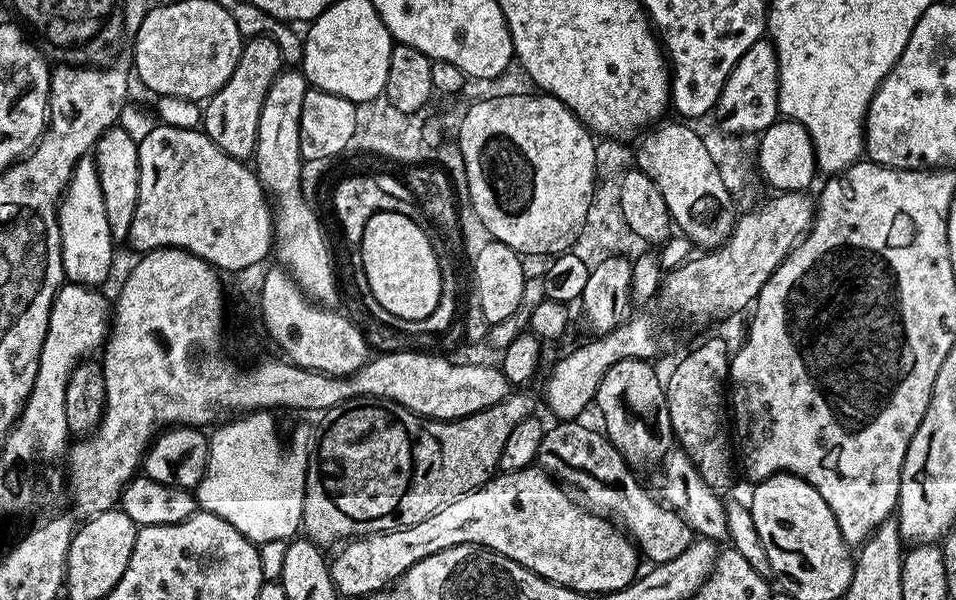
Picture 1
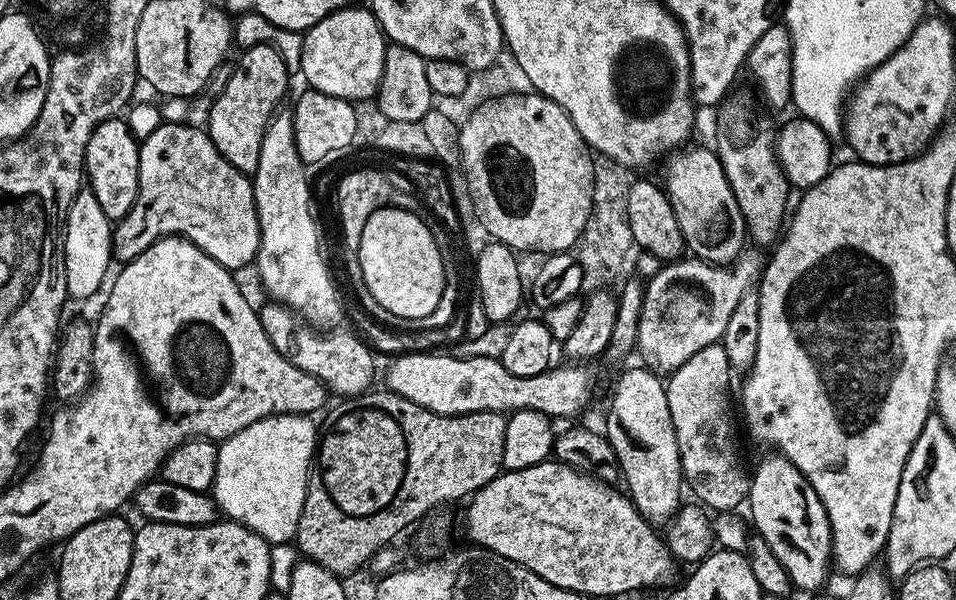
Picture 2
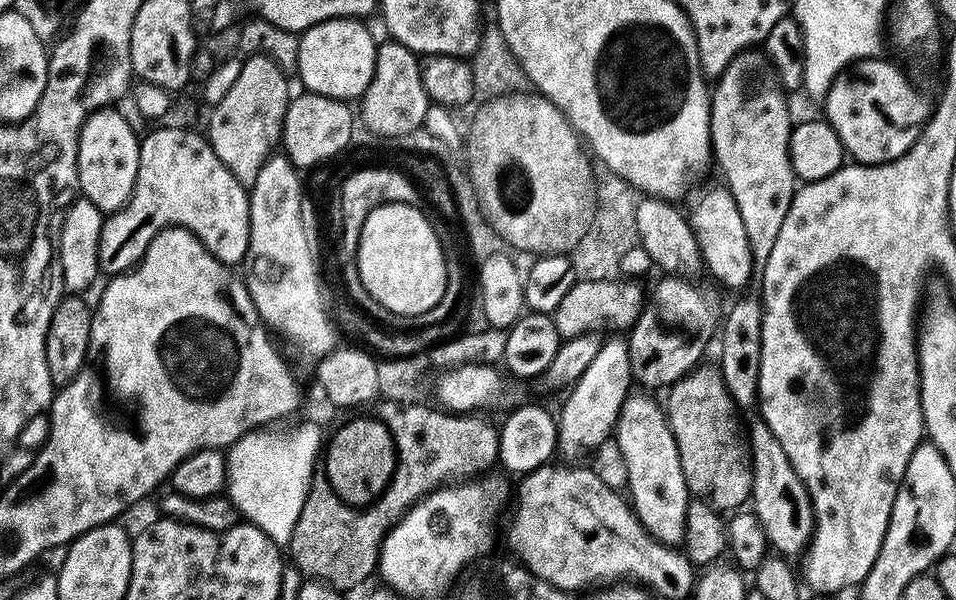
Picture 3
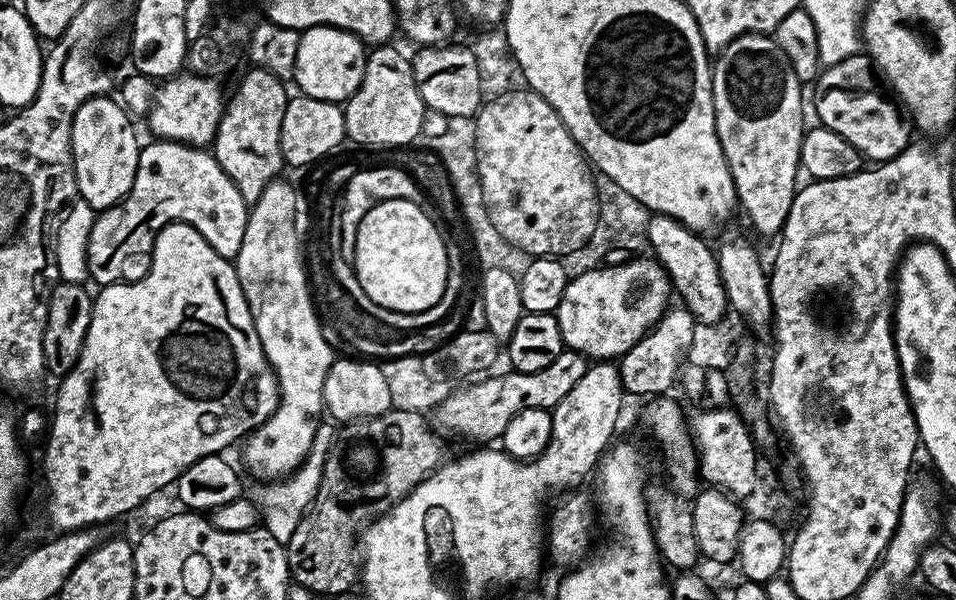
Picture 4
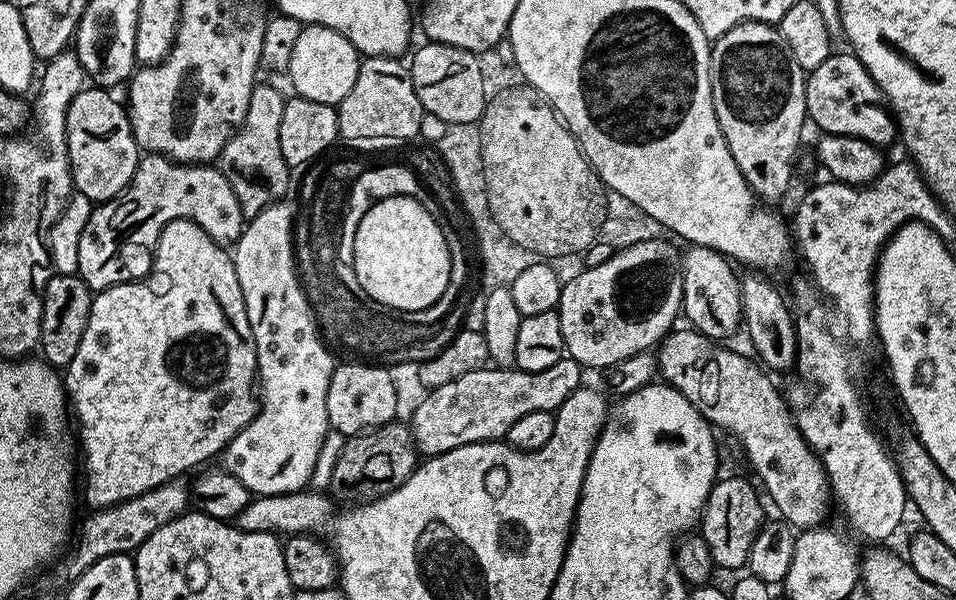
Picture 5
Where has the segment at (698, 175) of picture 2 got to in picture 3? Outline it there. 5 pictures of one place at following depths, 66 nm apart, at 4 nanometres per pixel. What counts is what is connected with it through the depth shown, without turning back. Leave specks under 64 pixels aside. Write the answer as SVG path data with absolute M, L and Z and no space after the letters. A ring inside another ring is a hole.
M717 182L709 188L698 188L687 197L686 215L688 225L692 227L692 233L700 247L703 267L717 280L717 285L744 288L751 282L754 269L750 242L746 242L746 230L742 227L742 214L738 214L738 206L723 183Z

